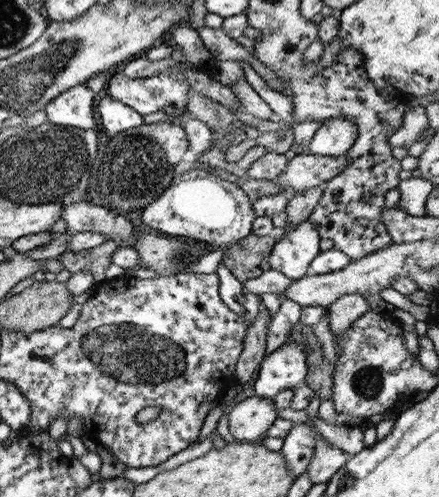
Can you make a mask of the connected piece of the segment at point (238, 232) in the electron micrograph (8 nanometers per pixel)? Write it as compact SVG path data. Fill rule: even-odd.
M198 169L176 176L164 196L156 198L138 214L142 214L142 222L154 230L174 237L196 239L212 249L233 245L250 235L252 223L257 218L250 198L241 187Z

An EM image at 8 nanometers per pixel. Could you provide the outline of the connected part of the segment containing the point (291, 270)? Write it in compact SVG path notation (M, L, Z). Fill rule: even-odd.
M308 220L293 226L272 247L270 269L280 271L291 281L303 278L308 266L320 252L321 239L318 229Z

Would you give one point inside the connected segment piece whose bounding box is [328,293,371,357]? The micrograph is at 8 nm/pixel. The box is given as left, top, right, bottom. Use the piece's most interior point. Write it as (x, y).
(343, 312)

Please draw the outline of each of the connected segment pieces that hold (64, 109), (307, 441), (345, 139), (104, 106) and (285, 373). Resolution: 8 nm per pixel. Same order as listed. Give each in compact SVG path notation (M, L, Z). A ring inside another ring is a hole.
M86 84L76 85L61 92L45 106L49 123L92 130L95 126L92 113L94 96L96 93Z
M308 423L295 424L284 439L281 451L287 458L287 467L295 474L295 480L307 470L314 454L316 436Z
M346 117L323 119L309 146L309 154L338 158L347 154L358 140L359 131Z
M102 98L98 104L98 114L102 118L102 126L111 138L126 130L136 129L143 123L143 116L137 110L110 98Z
M291 342L265 355L252 380L254 394L272 399L283 390L302 385L309 368L306 364L305 344Z

